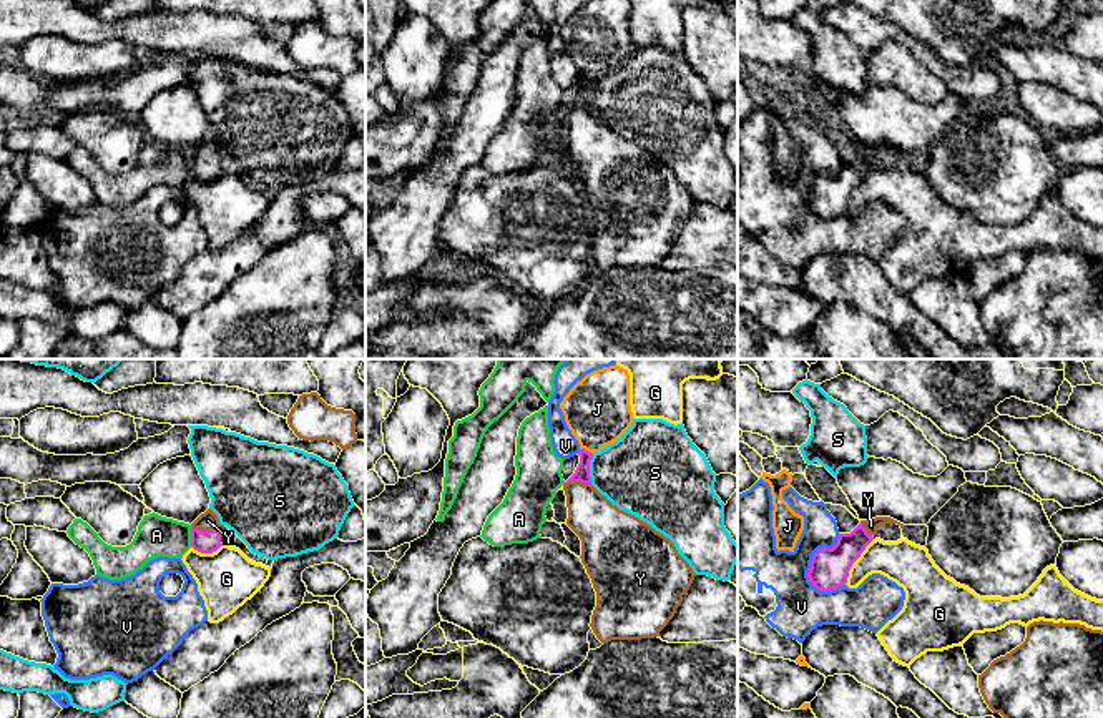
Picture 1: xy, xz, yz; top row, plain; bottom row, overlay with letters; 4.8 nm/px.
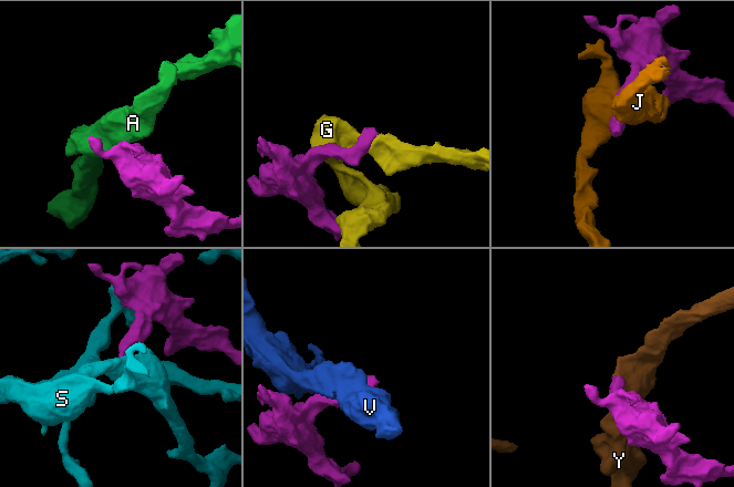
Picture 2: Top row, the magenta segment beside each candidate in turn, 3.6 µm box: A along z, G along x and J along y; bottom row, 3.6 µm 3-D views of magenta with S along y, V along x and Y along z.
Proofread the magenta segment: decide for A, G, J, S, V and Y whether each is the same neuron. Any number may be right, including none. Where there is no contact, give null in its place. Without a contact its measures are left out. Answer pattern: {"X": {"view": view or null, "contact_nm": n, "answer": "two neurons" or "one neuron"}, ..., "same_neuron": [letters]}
{"A": {"view": "xy", "contact_nm": 100, "answer": "two neurons"}, "G": {"view": "yz", "contact_nm": 260, "answer": "two neurons"}, "J": {"view": "xz", "contact_nm": 70, "answer": "two neurons"}, "S": {"view": "xz", "contact_nm": 140, "answer": "two neurons"}, "V": {"view": "yz", "contact_nm": 300, "answer": "two neurons"}, "Y": {"view": "xy", "contact_nm": 140, "answer": "one neuron"}, "same_neuron": ["Y"]}

